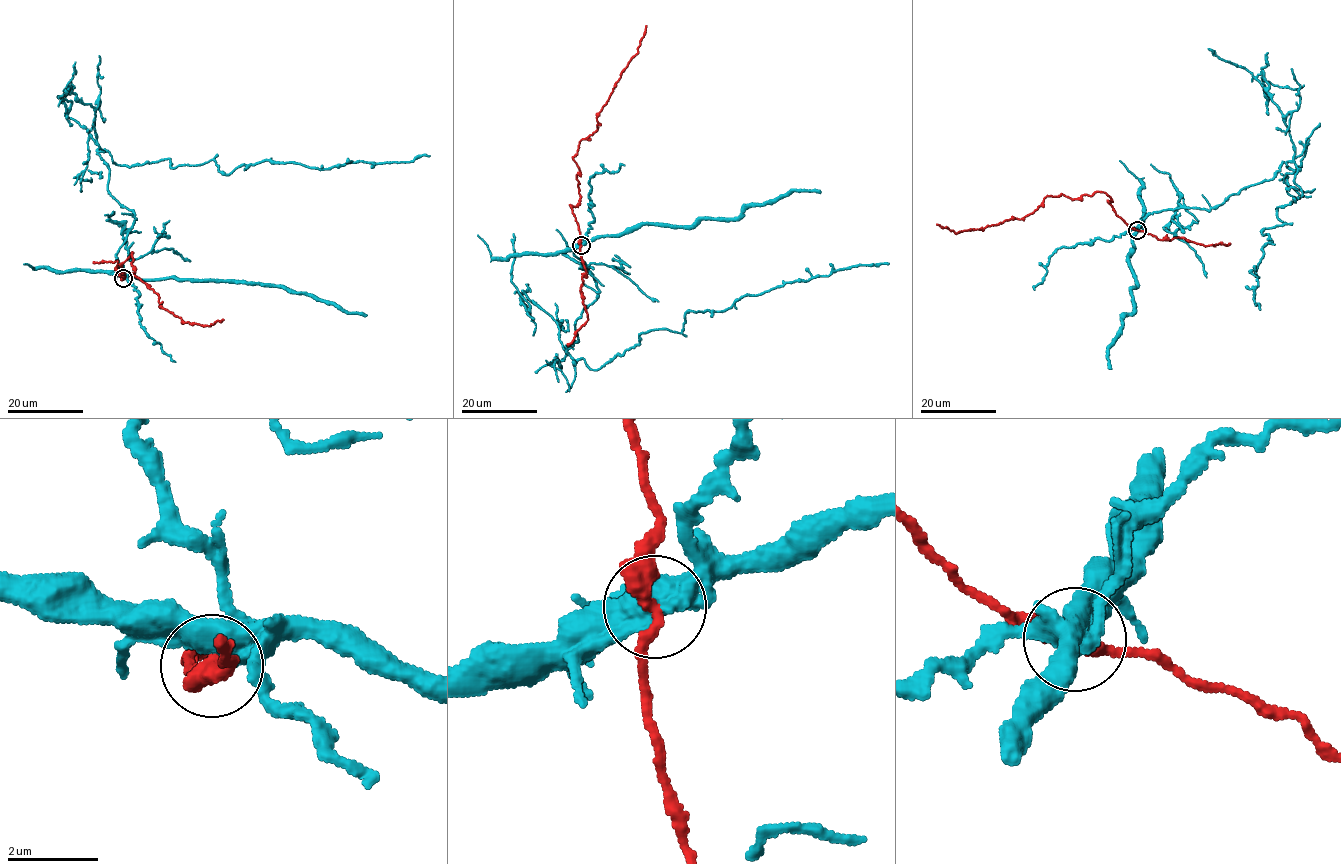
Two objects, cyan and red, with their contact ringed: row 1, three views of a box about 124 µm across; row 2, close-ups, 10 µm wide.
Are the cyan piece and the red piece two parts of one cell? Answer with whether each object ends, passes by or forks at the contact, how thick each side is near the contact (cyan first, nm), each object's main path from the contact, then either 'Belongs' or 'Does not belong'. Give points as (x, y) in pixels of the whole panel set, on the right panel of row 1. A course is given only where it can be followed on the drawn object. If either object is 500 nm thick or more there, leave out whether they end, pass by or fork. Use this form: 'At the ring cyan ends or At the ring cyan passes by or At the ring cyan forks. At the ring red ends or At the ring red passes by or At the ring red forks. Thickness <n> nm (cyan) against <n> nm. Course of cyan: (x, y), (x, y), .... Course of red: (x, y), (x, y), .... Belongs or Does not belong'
At the ring cyan passes by. At the ring red passes by. Thickness 420 nm (cyan) against 320 nm. Course of cyan: (1137, 229), (1293, 162), (1302, 196), (1261, 233), (1260, 310). Course of red: (1137, 229), (1098, 191), (1075, 199), (1045, 197), (1020, 219), (977, 229), (956, 233), (937, 224). Does not belong

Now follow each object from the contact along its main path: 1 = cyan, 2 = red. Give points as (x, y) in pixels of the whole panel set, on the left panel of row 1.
1: (123, 278), (136, 218), (99, 148), (117, 164), (212, 159), (226, 174), (430, 155)
2: (123, 278), (121, 265), (132, 252), (131, 275), (158, 295), (160, 308), (190, 324), (223, 319)

